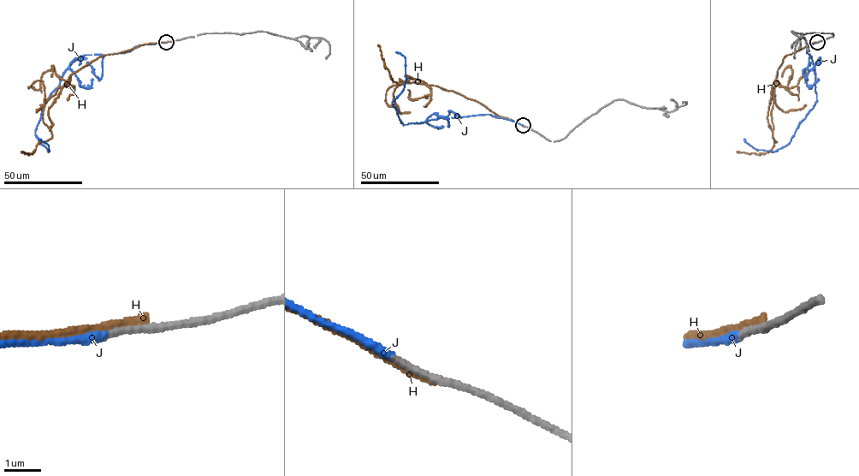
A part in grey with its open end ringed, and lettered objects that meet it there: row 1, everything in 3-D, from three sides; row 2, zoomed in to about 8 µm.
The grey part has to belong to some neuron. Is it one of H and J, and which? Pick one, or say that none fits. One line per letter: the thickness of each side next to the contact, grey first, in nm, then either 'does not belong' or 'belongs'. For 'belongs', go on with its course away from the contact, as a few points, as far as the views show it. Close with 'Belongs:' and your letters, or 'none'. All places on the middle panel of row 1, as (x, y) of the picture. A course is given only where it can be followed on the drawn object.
H: 240/320 nm | does not belong
J: 180/240 nm | belongs | via (523, 125), (489, 114), (440, 118), (404, 124), (392, 102), (401, 92), (406, 78), (405, 57), (396, 51)
Belongs: J

